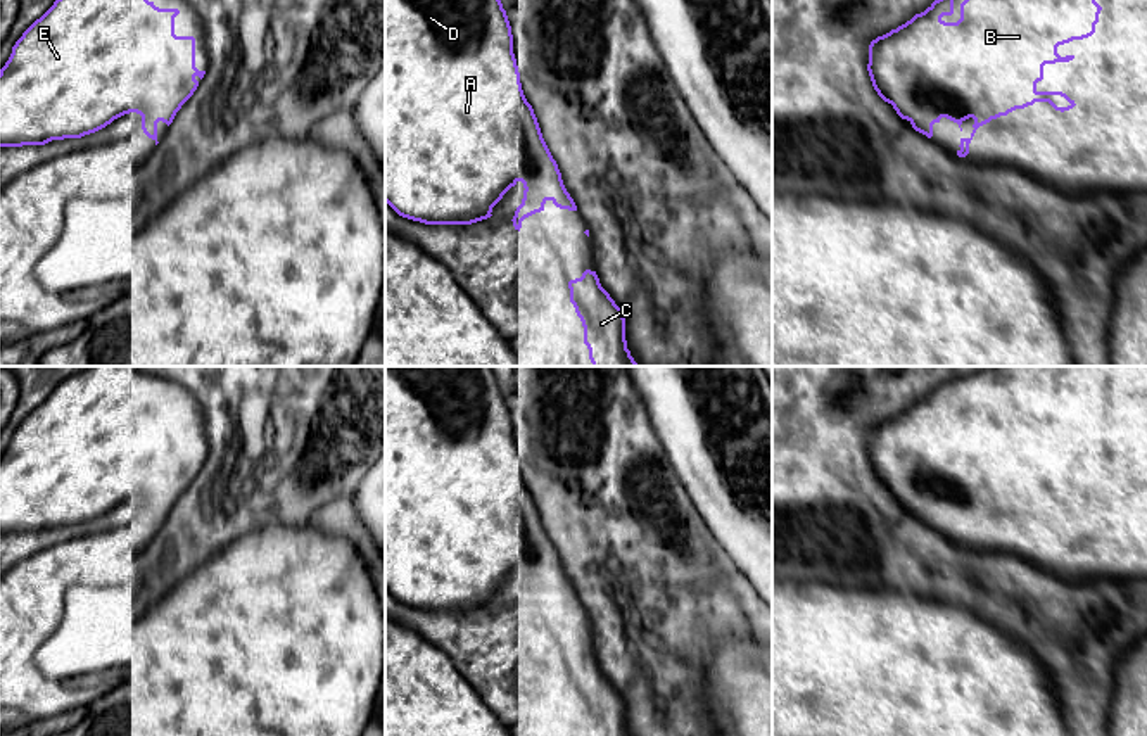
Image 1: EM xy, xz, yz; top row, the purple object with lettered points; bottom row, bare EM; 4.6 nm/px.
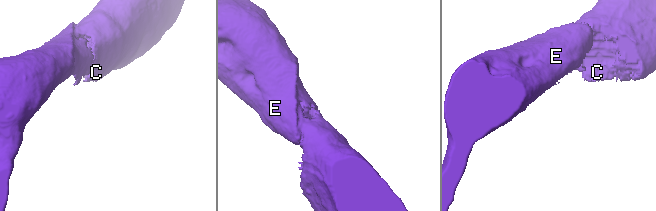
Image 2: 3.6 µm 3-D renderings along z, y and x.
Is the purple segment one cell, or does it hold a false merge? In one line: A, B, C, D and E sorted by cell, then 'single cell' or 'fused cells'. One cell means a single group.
groups A B C D E; single cell

